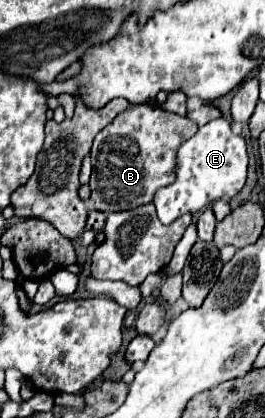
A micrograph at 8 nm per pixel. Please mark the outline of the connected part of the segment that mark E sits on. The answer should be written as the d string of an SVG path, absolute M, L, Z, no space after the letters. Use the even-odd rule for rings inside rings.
M225 118L211 120L201 126L177 152L177 180L171 186L159 188L155 194L157 216L163 224L171 224L183 214L195 214L215 200L231 200L245 184L247 178L247 150L241 134L231 132Z

